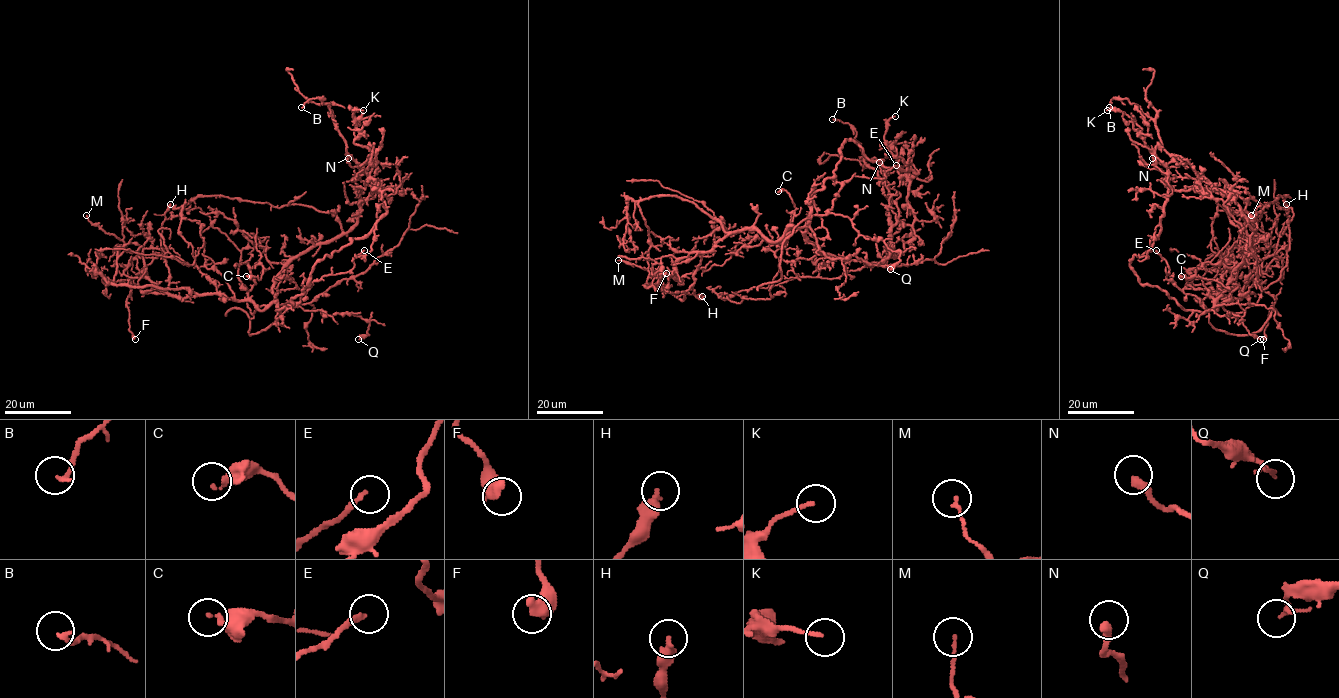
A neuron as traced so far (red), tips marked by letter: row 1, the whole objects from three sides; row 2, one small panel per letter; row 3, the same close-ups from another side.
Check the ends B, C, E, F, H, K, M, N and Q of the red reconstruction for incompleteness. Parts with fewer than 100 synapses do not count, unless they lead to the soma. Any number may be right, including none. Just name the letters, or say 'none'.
none

